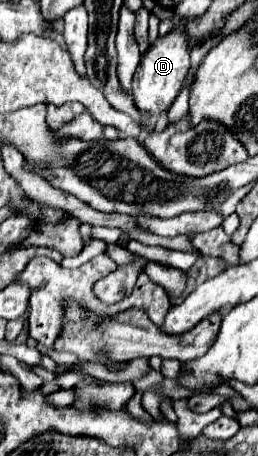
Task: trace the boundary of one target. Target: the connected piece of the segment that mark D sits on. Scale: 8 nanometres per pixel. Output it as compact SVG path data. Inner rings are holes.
M173 28L167 36L155 40L149 50L143 54L143 60L133 76L133 88L131 88L131 96L133 96L133 104L135 108L143 114L141 120L141 128L145 128L147 132L155 130L155 124L159 120L159 116L169 110L169 106L173 104L173 100L179 96L185 78L189 74L189 46L187 46L187 38L185 38L185 30L181 28Z

